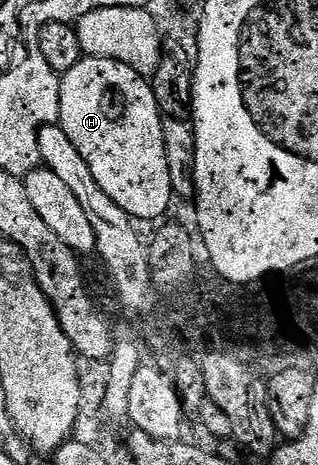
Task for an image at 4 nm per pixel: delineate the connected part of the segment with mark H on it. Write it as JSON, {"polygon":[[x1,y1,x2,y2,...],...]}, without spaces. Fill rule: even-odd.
{"polygon":[[83,56,82,61,72,67,72,71,61,74,60,80,58,121,68,139,76,143,76,151,84,155,84,163,88,163,104,195,112,198,135,222,154,221,164,216,170,209,170,201,175,200,175,195,162,130,164,114,156,103,153,84,124,63,87,56]]}

